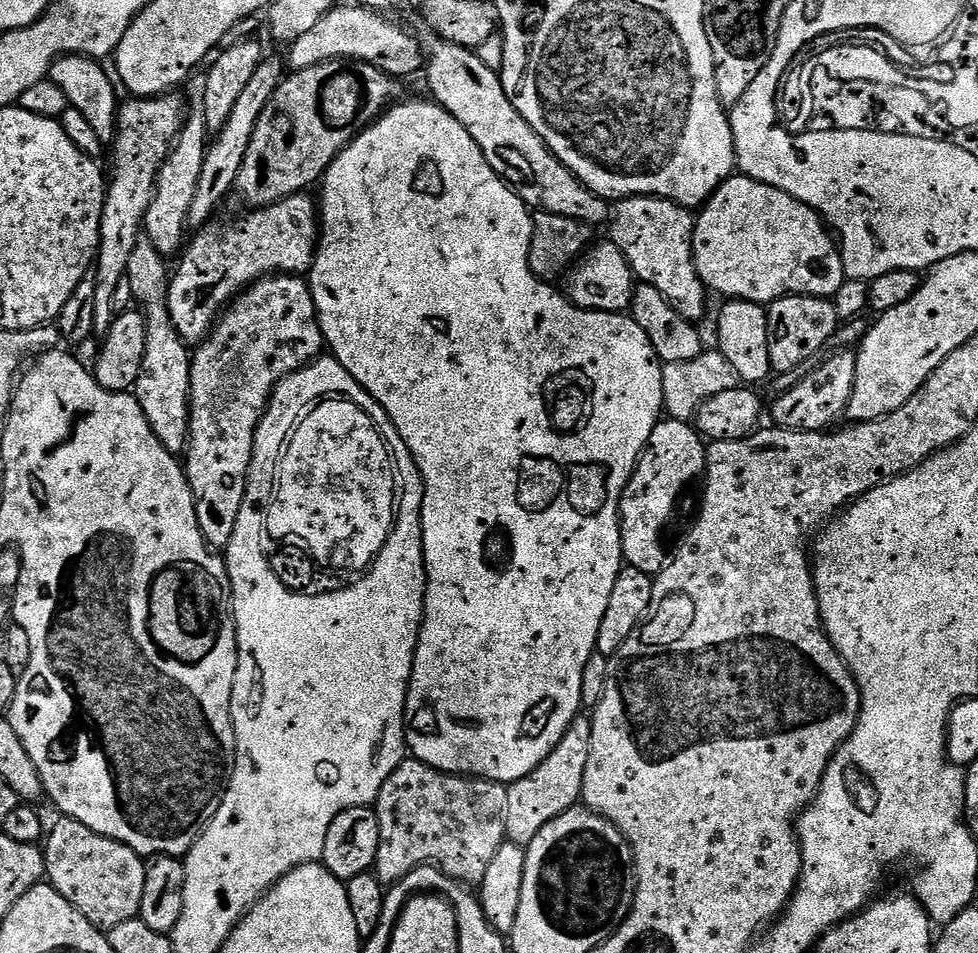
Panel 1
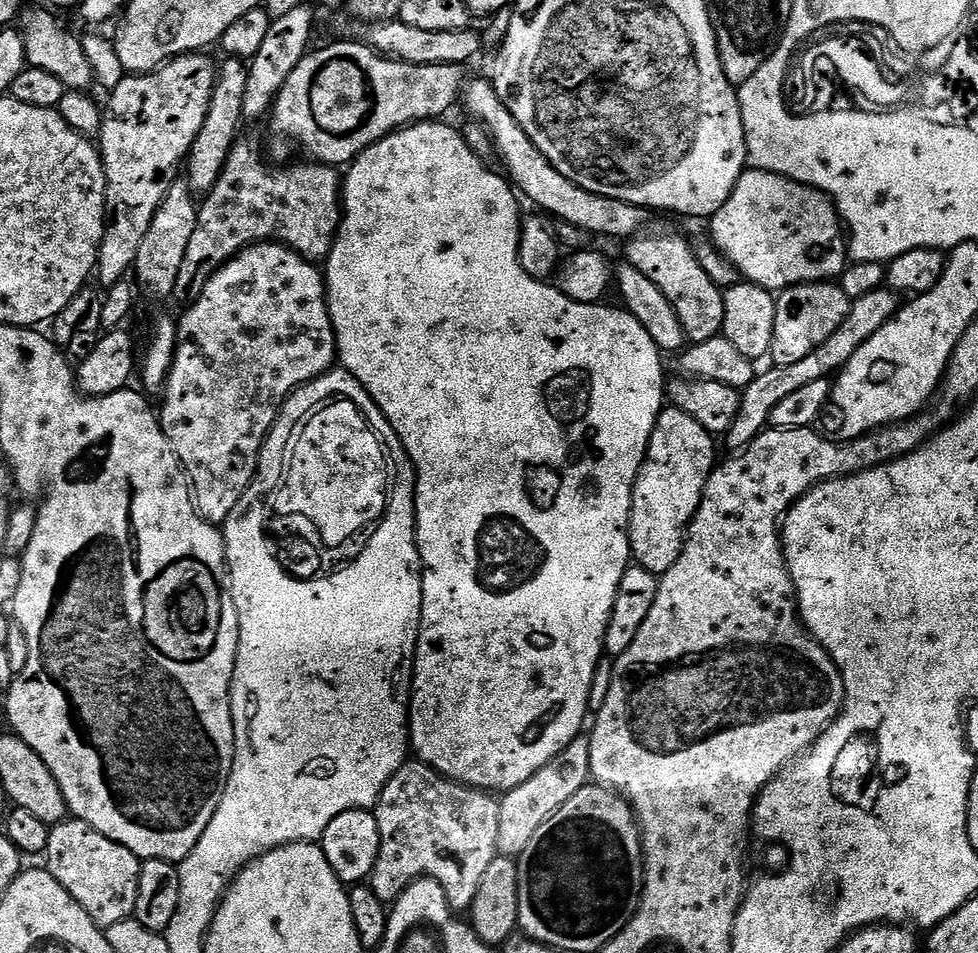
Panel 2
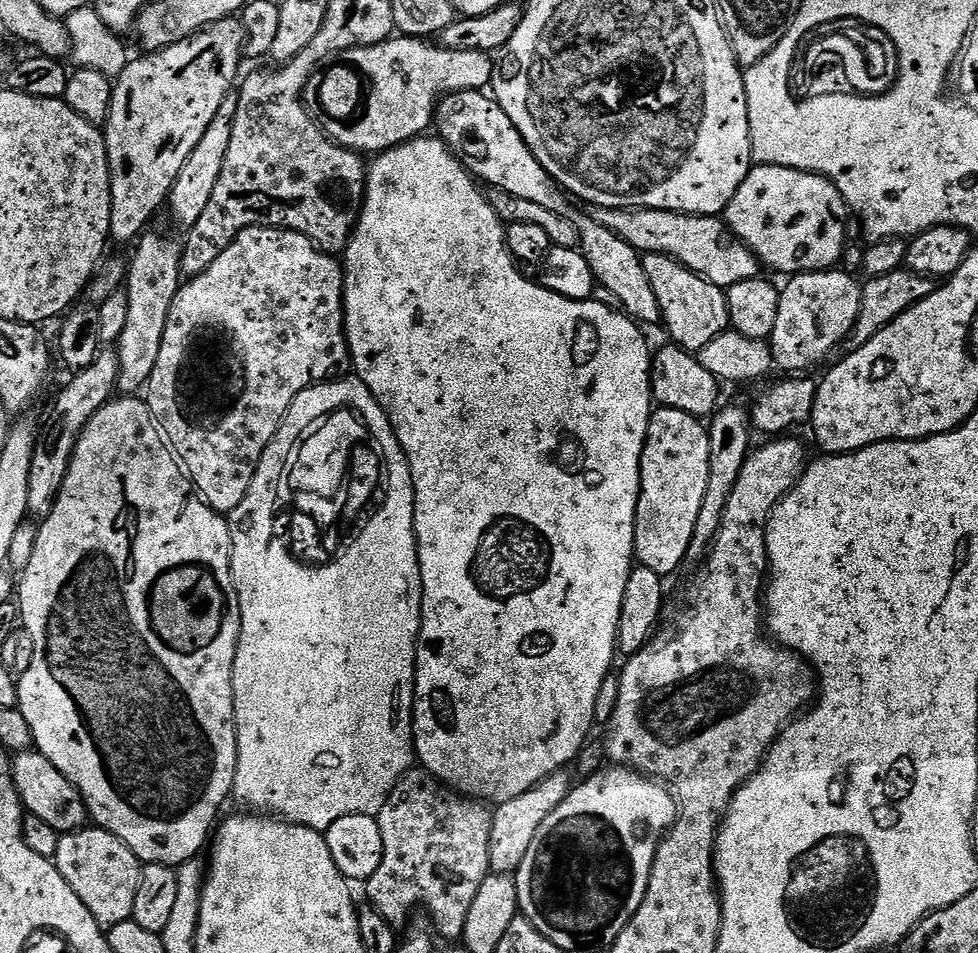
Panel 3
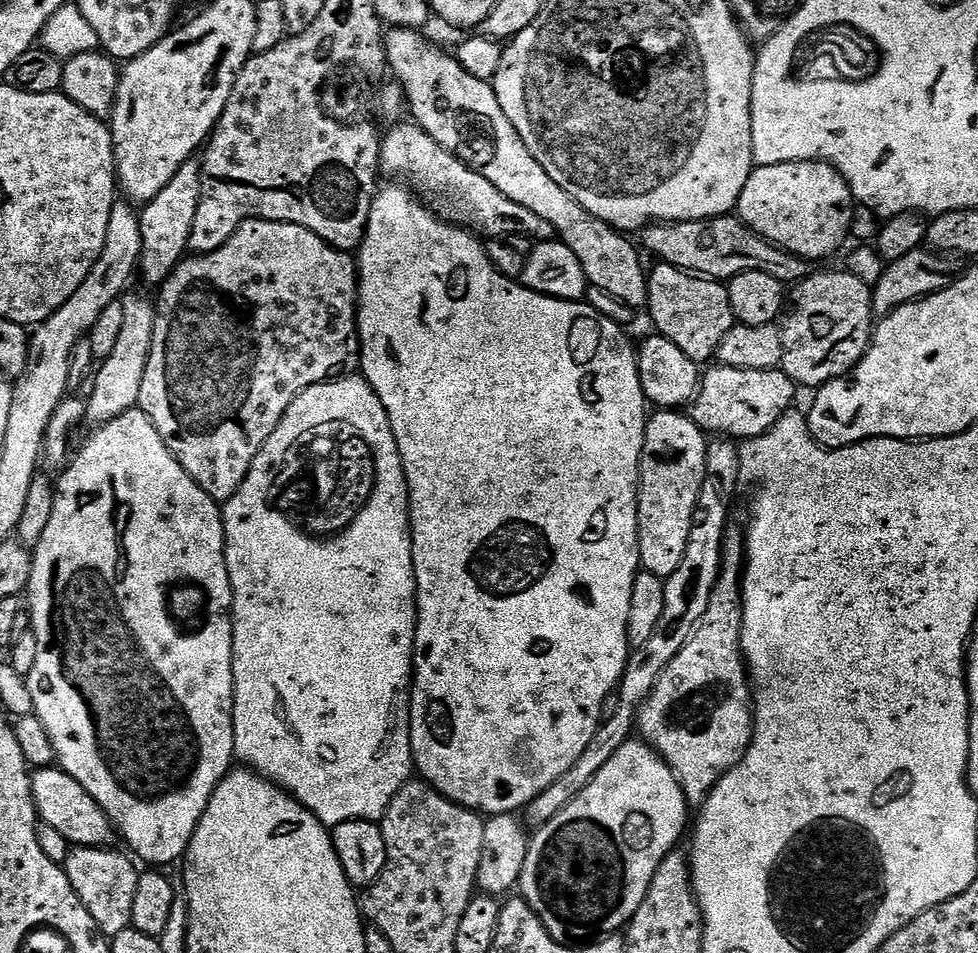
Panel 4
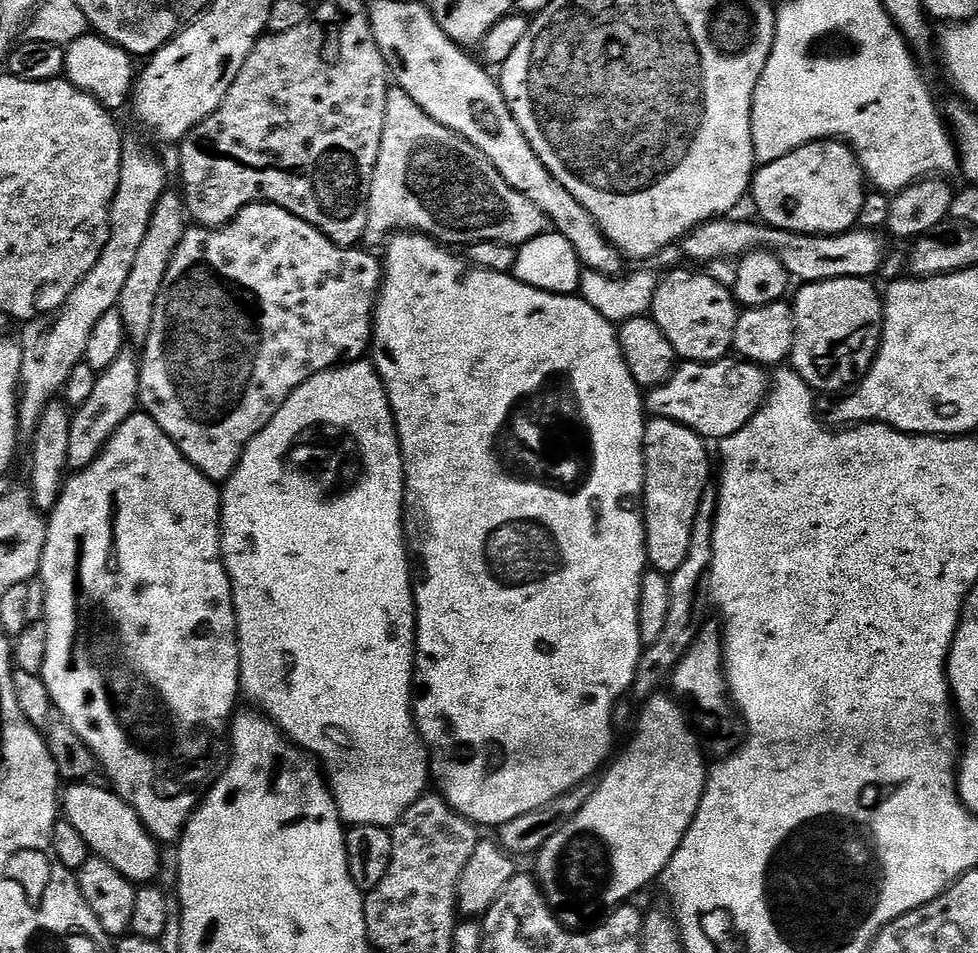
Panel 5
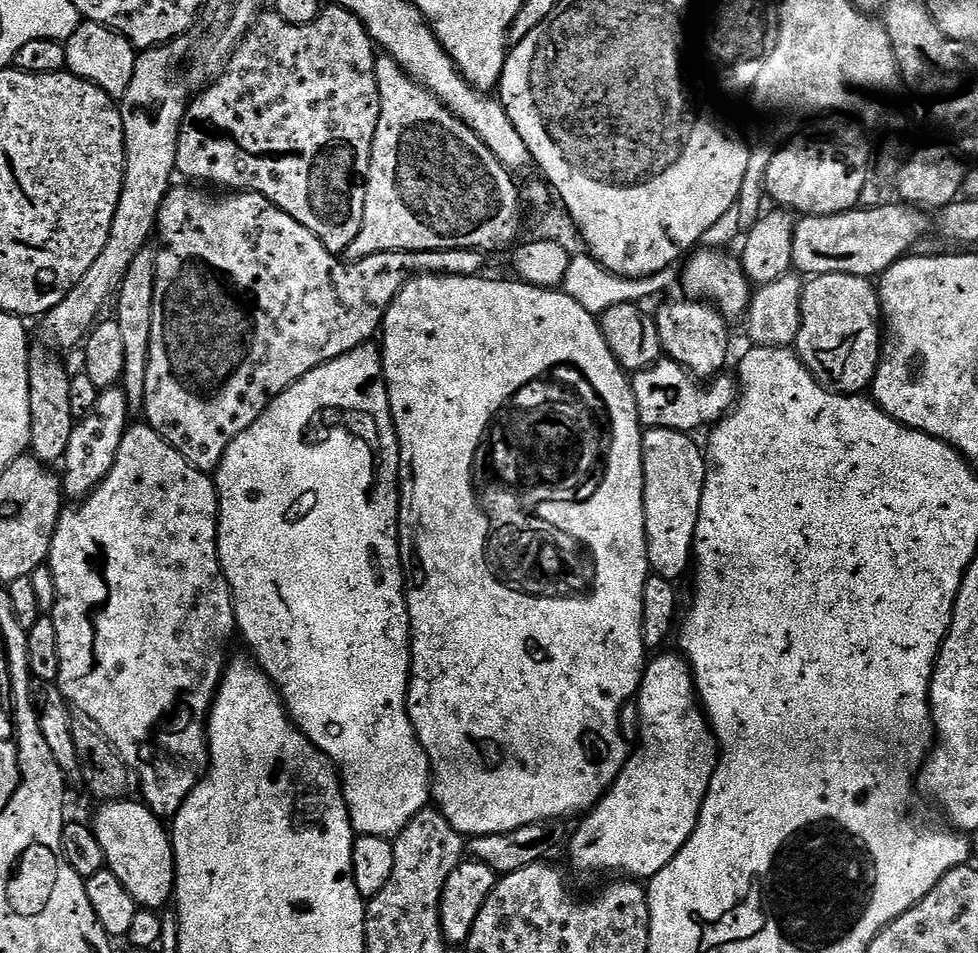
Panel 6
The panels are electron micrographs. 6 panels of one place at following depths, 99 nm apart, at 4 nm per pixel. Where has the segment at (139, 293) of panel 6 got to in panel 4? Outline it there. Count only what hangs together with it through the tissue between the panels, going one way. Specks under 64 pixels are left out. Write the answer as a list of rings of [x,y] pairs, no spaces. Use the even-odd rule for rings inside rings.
[[[193,158],[180,167],[178,174],[166,182],[162,190],[140,212],[142,226],[142,254],[138,265],[139,275],[148,284],[163,286],[170,274],[185,259],[188,243],[194,230],[194,217],[198,214],[198,202],[202,198],[204,170],[199,159]]]

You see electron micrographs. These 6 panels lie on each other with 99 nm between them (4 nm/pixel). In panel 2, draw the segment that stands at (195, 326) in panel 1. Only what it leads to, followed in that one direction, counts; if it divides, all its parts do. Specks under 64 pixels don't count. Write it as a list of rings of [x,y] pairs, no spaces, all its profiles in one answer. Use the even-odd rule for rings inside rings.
[[[238,142],[228,155],[226,166],[212,187],[203,197],[198,208],[198,222],[194,234],[190,234],[190,246],[186,246],[186,258],[182,261],[182,270],[178,270],[178,282],[175,295],[195,298],[210,282],[210,278],[233,256],[257,242],[279,242],[293,248],[294,251],[313,262],[327,261],[332,244],[336,241],[336,232],[340,229],[342,215],[342,176],[335,167],[319,162],[292,164],[289,168],[276,168],[271,172],[264,156],[256,148],[244,142]]]

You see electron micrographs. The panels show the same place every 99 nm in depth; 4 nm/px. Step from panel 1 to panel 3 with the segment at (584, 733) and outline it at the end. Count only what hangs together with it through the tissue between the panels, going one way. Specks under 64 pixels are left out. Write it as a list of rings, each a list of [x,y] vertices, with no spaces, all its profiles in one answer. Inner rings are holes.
[[[561,770],[550,774],[542,782],[538,782],[526,794],[518,794],[518,798],[510,798],[510,802],[495,805],[492,812],[492,829],[490,830],[490,869],[492,872],[515,874],[522,866],[522,858],[530,850],[530,842],[534,842],[534,834],[550,814],[563,800],[572,793],[574,787],[573,773]]]

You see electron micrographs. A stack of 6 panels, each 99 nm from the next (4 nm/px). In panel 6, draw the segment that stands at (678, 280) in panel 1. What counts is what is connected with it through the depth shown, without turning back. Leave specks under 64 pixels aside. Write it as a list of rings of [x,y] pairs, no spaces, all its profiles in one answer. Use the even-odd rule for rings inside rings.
[[[680,300],[674,301],[673,304],[664,304],[654,312],[660,346],[667,359],[687,368],[697,381],[707,382],[725,371],[730,324],[716,311],[715,307],[703,302]]]

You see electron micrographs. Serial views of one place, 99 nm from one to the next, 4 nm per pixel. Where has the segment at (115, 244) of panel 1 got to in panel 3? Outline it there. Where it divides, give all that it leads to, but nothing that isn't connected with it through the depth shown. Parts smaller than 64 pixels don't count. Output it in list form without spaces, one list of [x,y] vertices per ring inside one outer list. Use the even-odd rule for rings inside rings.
[[[229,18],[194,33],[174,46],[140,54],[137,60],[136,57],[129,59],[126,70],[115,77],[110,110],[103,129],[104,140],[108,143],[108,165],[112,175],[110,230],[111,239],[115,243],[117,240],[120,244],[131,245],[139,241],[151,225],[148,223],[155,218],[156,211],[167,205],[170,190],[182,171],[182,166],[186,166],[186,158],[190,158],[190,150],[198,146],[202,134],[206,134],[206,126],[214,122],[218,106],[222,106],[222,102],[233,91],[241,75],[240,60],[242,61],[243,56],[244,25],[239,19]]]

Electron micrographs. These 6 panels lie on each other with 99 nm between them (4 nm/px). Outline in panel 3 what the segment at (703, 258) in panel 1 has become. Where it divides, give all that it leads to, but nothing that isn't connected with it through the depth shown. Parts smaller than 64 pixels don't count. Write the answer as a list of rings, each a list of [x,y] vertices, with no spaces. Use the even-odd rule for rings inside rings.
[[[756,164],[722,213],[728,229],[759,258],[765,269],[799,274],[837,267],[844,252],[848,203],[826,177],[777,164]]]

